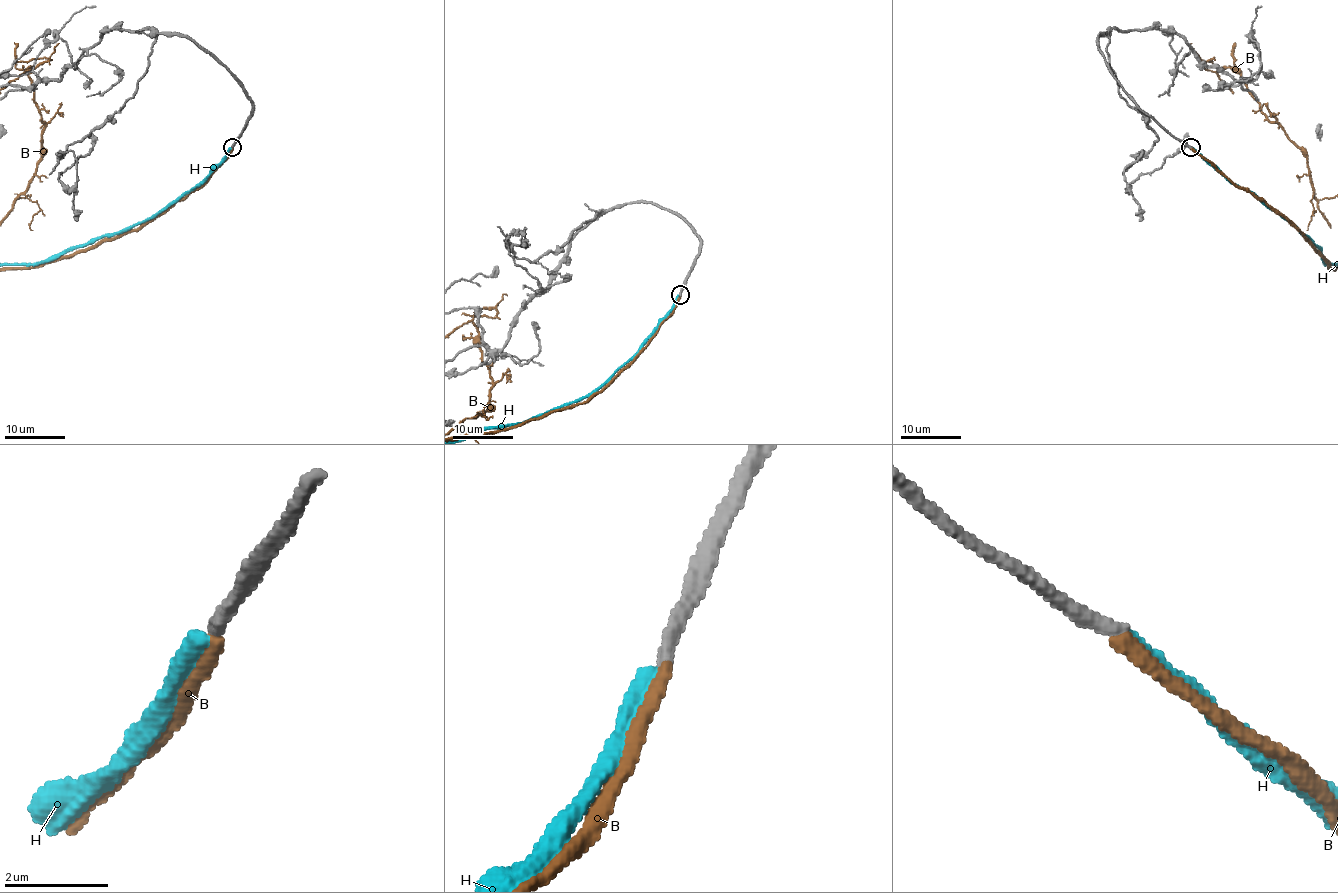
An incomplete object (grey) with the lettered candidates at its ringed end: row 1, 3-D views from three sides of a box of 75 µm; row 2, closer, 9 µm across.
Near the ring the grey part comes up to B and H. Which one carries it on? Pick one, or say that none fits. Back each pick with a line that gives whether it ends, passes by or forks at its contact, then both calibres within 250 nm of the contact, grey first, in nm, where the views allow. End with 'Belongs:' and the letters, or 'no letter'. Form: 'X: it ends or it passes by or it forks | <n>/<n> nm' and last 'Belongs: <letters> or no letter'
B: it ends | 300/320 nm
Belongs: B

